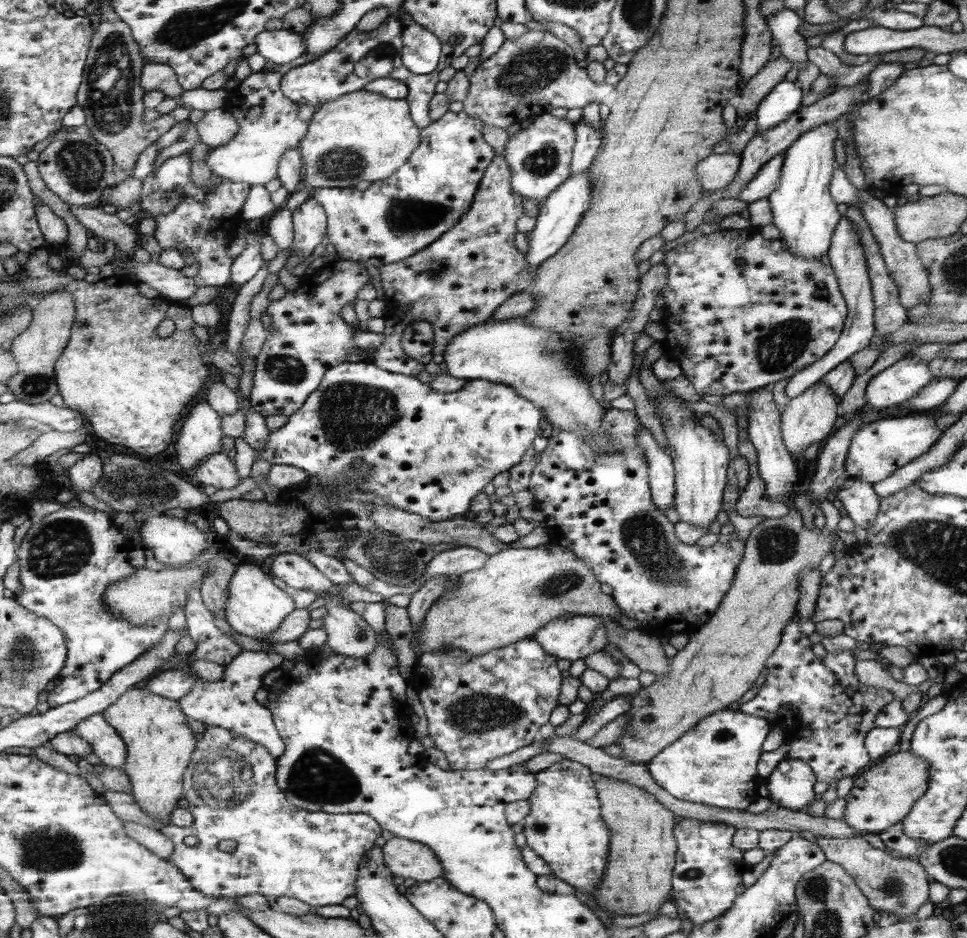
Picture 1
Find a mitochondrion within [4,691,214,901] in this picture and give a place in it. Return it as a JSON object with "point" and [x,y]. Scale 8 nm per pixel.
{"point":[43,849]}

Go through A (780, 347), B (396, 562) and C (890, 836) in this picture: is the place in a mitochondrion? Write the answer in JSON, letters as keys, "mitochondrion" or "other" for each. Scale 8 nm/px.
{"A":"mitochondrion","B":"mitochondrion","C":"other"}

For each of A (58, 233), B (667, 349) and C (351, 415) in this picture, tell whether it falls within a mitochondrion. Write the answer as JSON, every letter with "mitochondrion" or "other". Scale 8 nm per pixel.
{"A":"other","B":"other","C":"mitochondrion"}

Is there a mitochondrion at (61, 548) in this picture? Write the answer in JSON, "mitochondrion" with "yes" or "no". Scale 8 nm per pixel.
{"mitochondrion":"yes"}

